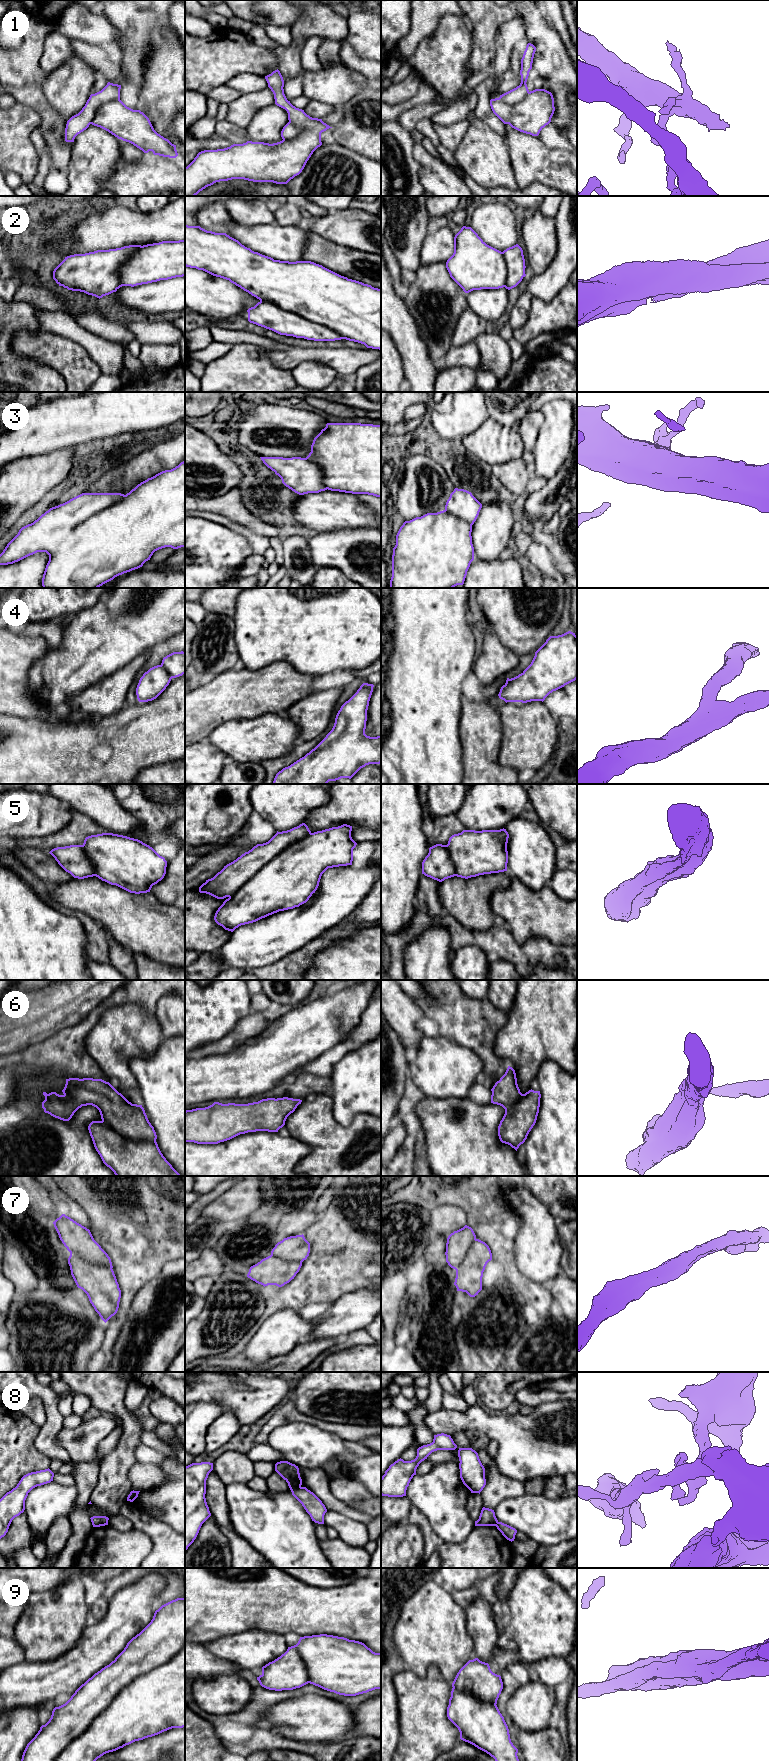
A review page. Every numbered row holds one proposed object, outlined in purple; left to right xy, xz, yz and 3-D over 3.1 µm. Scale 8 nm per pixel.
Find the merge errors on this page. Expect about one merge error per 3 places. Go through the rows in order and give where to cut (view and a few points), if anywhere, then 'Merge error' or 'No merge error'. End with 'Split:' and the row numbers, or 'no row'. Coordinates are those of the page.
1: Split along xy (119, 98), (101, 104), (90, 123). Merge error
2: No split. No merge error
3: No split. No merge error
4: No split. No merge error
5: No split. No merge error
6: No split. No merge error
7: No split. No merge error
8: Split along xz (300, 1486), (290, 1489). Merge error
9: No split. No merge error
Split: 1, 8

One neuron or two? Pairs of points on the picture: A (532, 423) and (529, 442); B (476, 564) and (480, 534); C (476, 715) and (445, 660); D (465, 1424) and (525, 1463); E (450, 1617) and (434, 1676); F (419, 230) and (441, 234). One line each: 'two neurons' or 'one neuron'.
A: one neuron
B: two neurons
C: two neurons
D: one neuron
E: two neurons
F: two neurons

